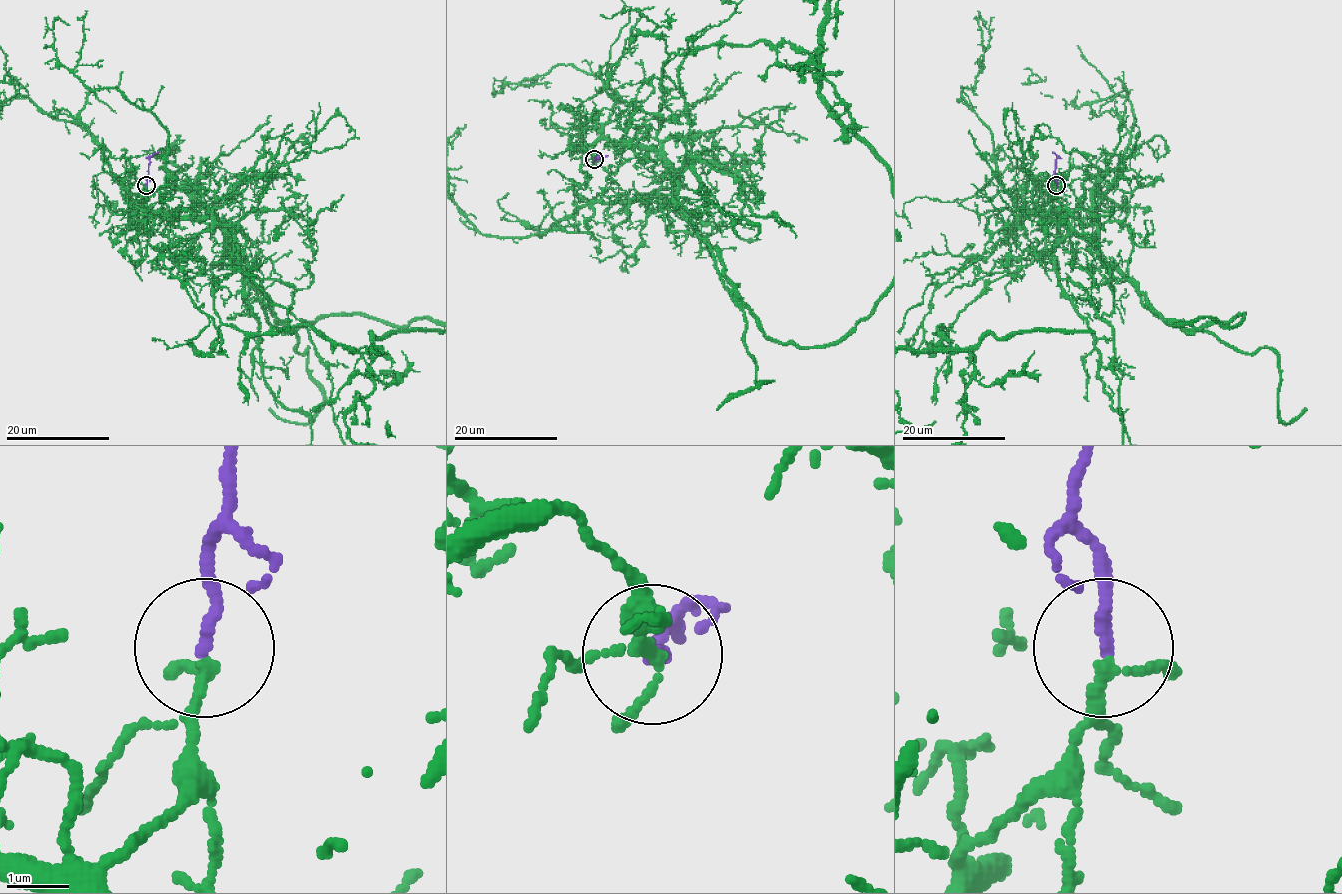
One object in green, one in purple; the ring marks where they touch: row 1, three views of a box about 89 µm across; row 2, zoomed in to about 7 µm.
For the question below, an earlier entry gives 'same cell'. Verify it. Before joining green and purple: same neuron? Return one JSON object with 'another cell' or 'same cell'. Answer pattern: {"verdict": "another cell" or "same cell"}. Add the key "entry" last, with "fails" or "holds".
{"verdict": "same cell", "entry": "holds"}

